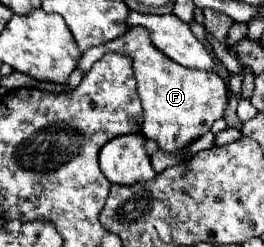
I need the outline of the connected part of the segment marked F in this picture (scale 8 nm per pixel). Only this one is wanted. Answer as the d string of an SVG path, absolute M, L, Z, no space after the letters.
M131 28L121 38L101 44L97 48L89 48L83 54L79 68L89 72L91 66L107 52L121 52L133 58L133 70L137 78L137 90L143 106L143 136L151 138L159 144L159 150L169 154L179 154L185 160L185 150L197 138L211 130L211 124L223 118L227 106L227 86L225 82L211 70L189 70L167 58L159 52L149 38L145 28Z

